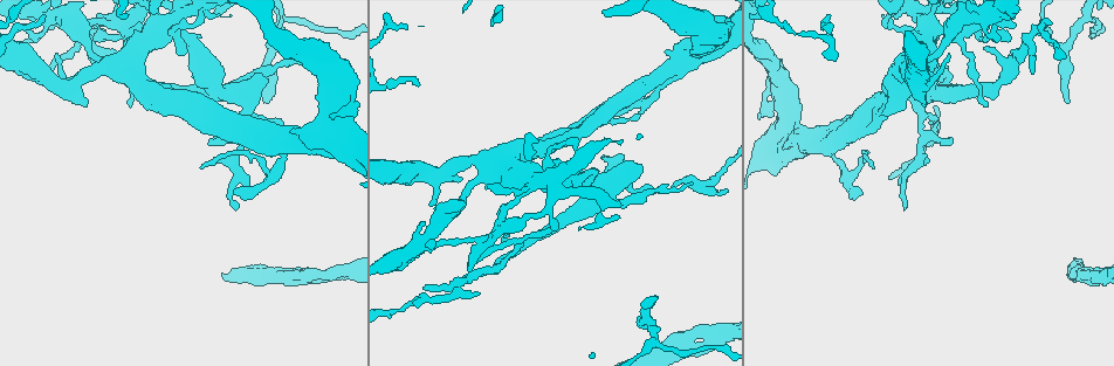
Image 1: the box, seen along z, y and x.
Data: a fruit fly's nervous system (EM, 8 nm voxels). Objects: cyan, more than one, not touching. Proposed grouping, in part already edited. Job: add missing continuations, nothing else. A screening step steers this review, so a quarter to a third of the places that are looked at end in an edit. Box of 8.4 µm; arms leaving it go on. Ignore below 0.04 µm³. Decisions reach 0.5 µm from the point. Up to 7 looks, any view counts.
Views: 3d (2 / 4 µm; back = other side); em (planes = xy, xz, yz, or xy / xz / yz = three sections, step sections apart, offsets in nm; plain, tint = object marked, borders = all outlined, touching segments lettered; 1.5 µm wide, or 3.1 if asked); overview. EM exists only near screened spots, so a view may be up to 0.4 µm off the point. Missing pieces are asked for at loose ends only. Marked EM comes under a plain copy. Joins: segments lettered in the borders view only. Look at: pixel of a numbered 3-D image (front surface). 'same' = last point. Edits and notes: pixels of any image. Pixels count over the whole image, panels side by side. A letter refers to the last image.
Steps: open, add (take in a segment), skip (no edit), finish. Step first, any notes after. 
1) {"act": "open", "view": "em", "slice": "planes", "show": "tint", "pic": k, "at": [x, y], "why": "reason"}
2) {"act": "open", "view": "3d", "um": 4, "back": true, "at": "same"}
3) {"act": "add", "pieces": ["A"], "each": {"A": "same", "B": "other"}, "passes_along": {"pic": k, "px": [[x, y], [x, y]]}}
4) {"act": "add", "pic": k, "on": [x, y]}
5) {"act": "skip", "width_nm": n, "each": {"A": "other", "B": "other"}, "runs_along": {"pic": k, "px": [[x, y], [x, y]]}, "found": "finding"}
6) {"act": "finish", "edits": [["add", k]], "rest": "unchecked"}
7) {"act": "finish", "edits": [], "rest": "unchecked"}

{"act": "open", "view": "em", "slice": "planes", "show": "borders", "pic": 1, "at": [57, 54], "why": "branch stops here"}

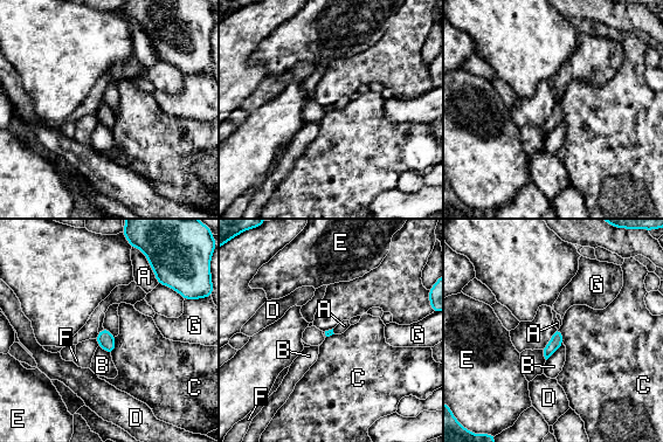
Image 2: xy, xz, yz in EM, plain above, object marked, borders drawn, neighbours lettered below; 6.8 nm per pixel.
{"act": "skip", "longest_contact_nm": ["A", 180], "each": {"A": "other", "B": "other", "C": "other", "D": "other", "E": "other", "F": "other", "G": "other"}, "found": "none of them fits"}

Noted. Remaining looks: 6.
{"act": "open", "view": "em", "slice": "xz", "step": 4, "show": "tint", "pic": 1, "at": [903, 207], "why": "branch stops here"}

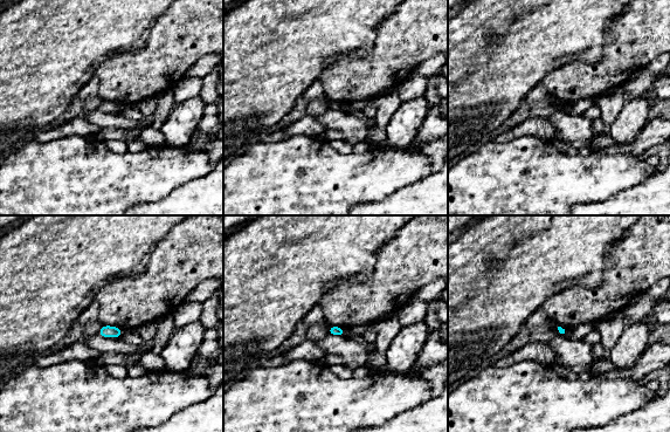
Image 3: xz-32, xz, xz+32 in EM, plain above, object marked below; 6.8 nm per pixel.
{"act": "open", "view": "em", "slice": "planes", "show": "borders", "at": "same"}

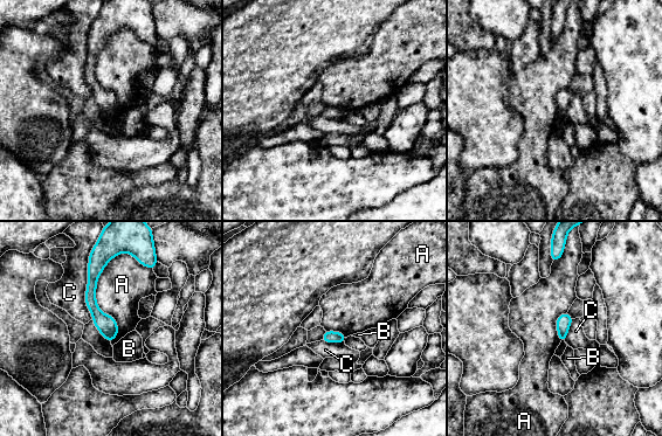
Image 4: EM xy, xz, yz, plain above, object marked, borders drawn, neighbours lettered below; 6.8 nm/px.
{"act": "skip", "each": {"A": "other", "B": "other", "C": "other"}, "found": "no lettered segment goes on from it"}

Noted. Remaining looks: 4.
{"act": "open", "view": "em", "slice": "planes", "show": "borders", "pic": 1, "at": [330, 271], "why": "branch stops here"}

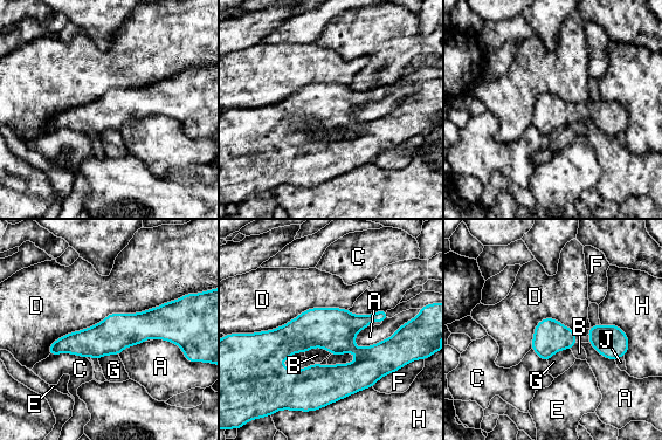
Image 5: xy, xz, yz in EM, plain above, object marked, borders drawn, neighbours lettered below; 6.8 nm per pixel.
{"act": "skip", "width_nm": 220, "each": {"A": "other", "B": "other", "C": "other", "D": "other", "E": "other", "F": "other", "G": "other", "H": "other", "J": "other"}, "runs_along": {"pic": 5, "px": [[400, 331], [381, 352], [262, 337]]}, "found": "no lettered segment goes on from it"}

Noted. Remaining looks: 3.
{"act": "finish", "edits": [], "rest": "unchecked"}

